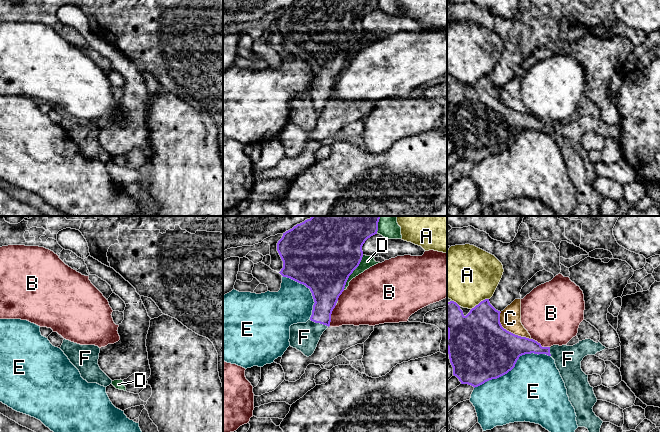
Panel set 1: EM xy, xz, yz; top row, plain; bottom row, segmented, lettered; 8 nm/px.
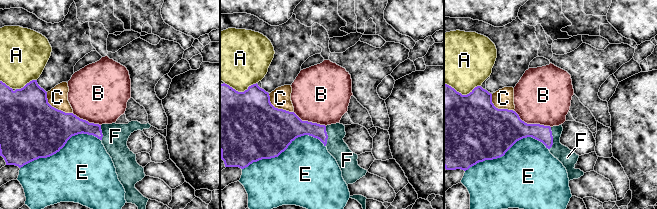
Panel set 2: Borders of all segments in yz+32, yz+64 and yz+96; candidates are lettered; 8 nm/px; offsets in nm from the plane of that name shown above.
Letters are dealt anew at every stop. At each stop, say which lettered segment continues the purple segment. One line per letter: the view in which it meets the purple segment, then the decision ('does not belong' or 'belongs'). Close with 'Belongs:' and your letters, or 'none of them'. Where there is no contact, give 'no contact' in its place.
A: meets purple in yz; does not belong
B: meets purple in xz; does not belong
C: meets purple in yz; does not belong
D: meets purple in xz; does not belong
E: meets purple in yz; does not belong
F: meets purple in xz; belongs
Belongs: F

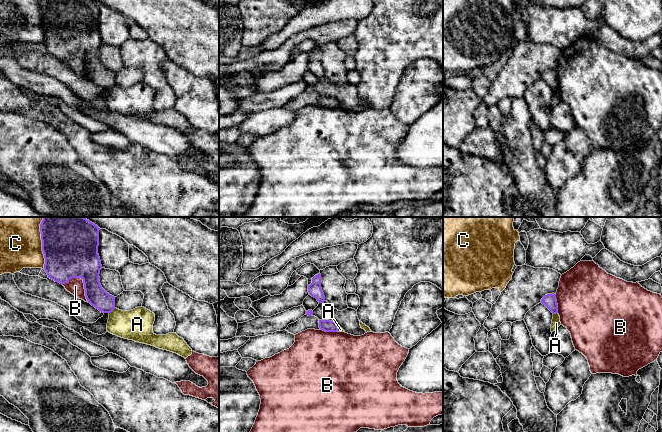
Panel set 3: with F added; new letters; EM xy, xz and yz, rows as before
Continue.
A: meets purple in xy; does not belong
B: meets purple in xy; does not belong
C: meets purple in xy; does not belong
Belongs: none of them

